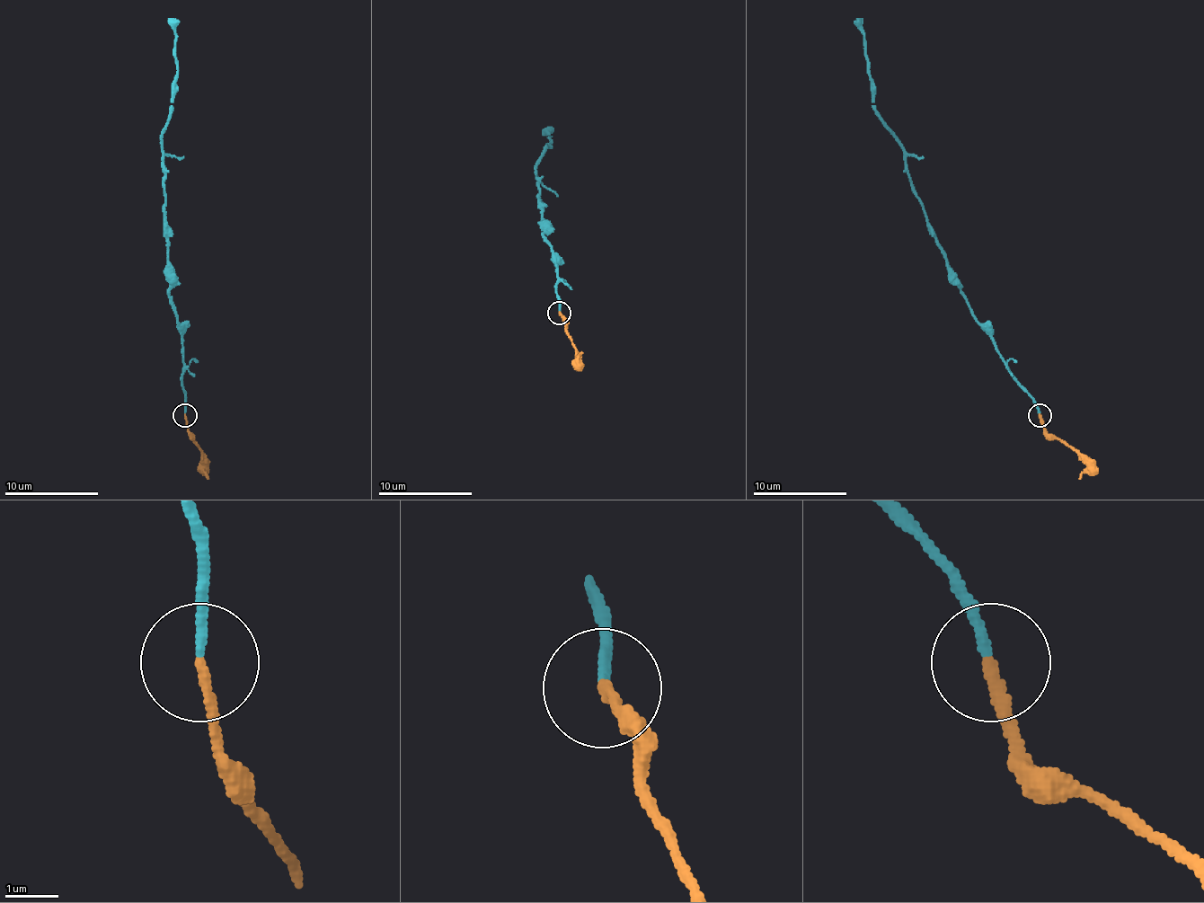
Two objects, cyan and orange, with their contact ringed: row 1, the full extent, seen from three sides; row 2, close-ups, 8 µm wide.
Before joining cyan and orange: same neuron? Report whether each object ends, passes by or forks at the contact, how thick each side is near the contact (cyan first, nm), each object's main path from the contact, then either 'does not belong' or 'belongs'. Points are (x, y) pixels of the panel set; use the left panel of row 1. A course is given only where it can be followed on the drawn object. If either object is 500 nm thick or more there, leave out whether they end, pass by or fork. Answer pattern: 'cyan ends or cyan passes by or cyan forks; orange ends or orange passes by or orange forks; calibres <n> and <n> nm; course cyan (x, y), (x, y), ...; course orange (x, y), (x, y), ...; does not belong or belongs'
cyan ends; orange ends; calibres 160 and 200 nm; course cyan (184, 414), (181, 325), (170, 289), (163, 151), (163, 128), (177, 73), (174, 30), (168, 19); course orange (184, 414), (186, 426), (200, 452), (200, 466), (208, 478); belongs

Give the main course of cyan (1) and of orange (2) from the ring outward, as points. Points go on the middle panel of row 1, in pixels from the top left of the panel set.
1: (558, 314), (556, 254), (544, 233), (537, 179), (537, 163), (551, 139), (542, 129)
2: (558, 314), (575, 349), (575, 360), (582, 350)

